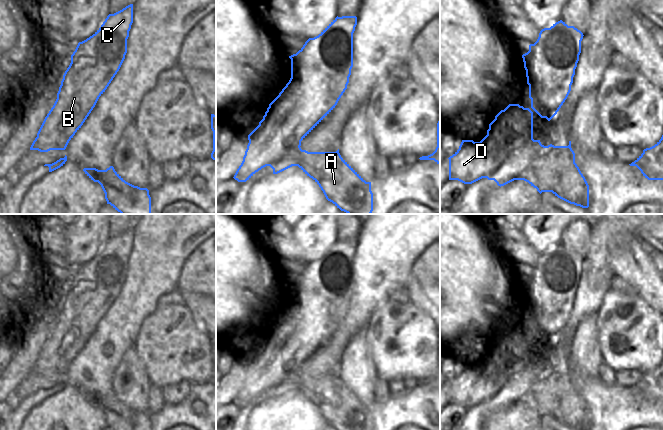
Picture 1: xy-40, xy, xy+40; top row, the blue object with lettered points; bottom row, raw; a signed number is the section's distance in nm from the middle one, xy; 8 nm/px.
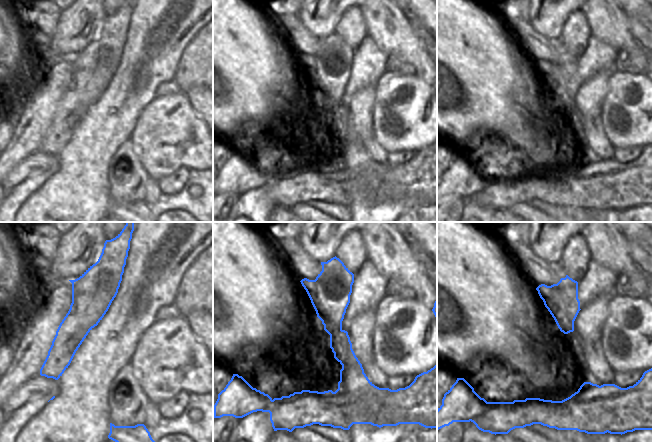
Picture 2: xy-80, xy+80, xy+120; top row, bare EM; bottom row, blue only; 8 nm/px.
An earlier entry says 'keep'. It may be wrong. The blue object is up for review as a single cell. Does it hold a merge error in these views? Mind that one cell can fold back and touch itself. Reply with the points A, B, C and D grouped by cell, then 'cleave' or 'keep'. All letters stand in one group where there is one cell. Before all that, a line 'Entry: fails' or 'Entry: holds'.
Entry: fails
A / B C D; cleave

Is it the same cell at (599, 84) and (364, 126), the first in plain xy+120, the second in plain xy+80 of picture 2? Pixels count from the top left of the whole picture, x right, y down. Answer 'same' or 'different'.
same

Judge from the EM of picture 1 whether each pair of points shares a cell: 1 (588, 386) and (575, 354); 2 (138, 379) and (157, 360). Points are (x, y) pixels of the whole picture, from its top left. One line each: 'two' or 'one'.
1: two
2: two

